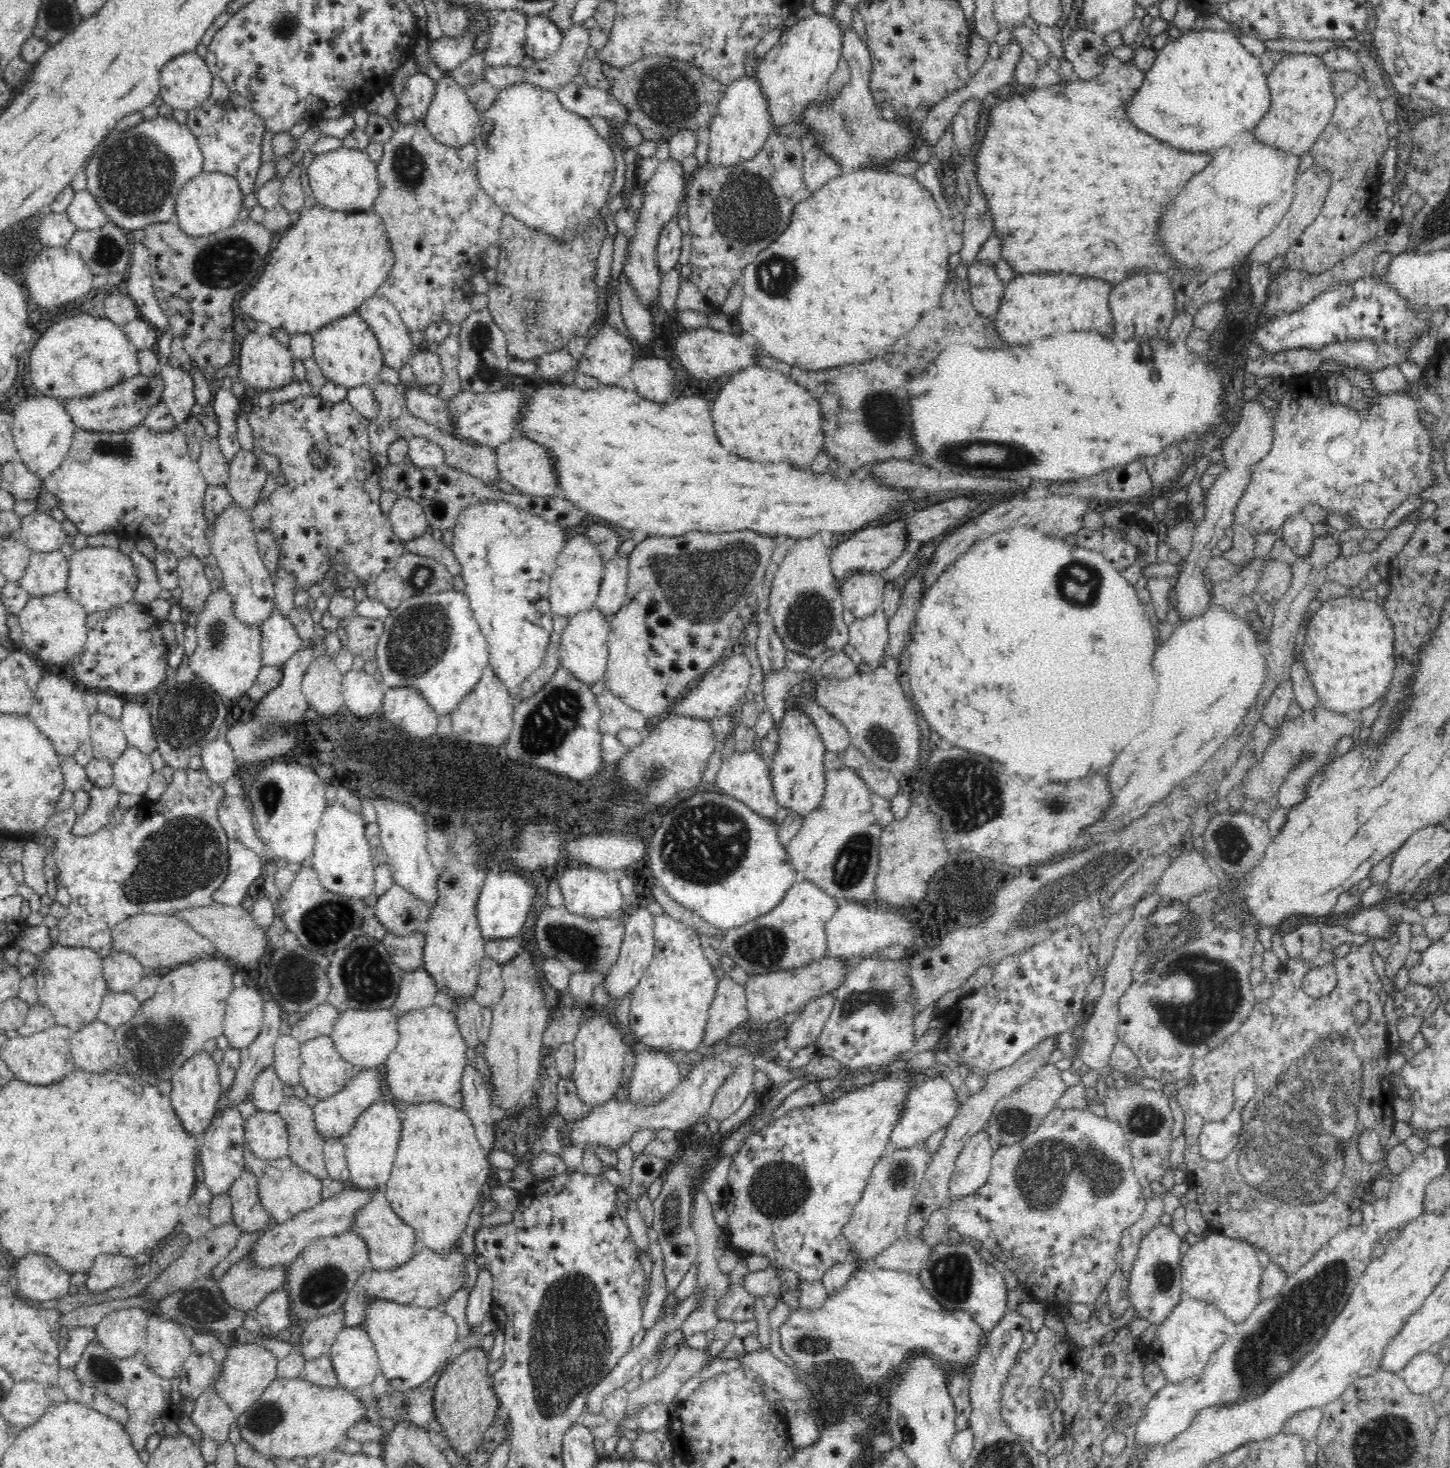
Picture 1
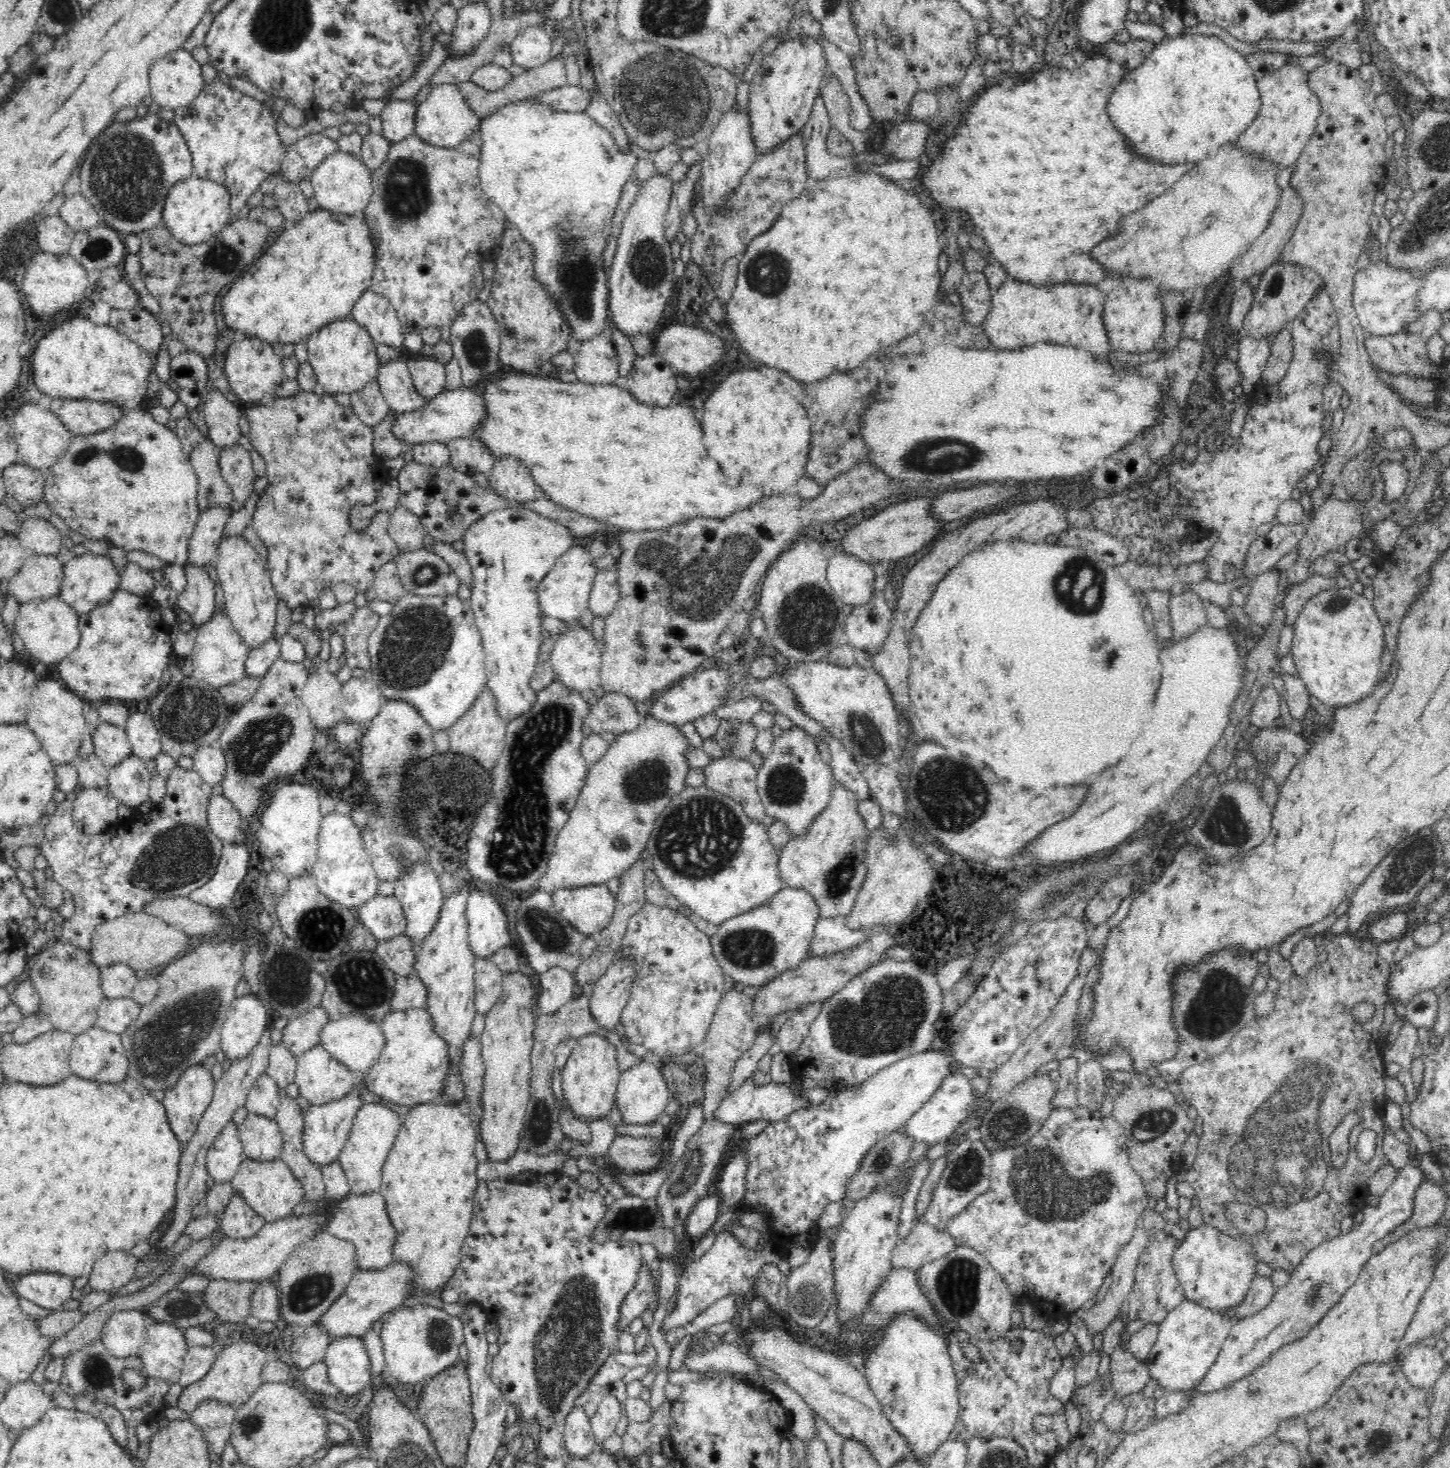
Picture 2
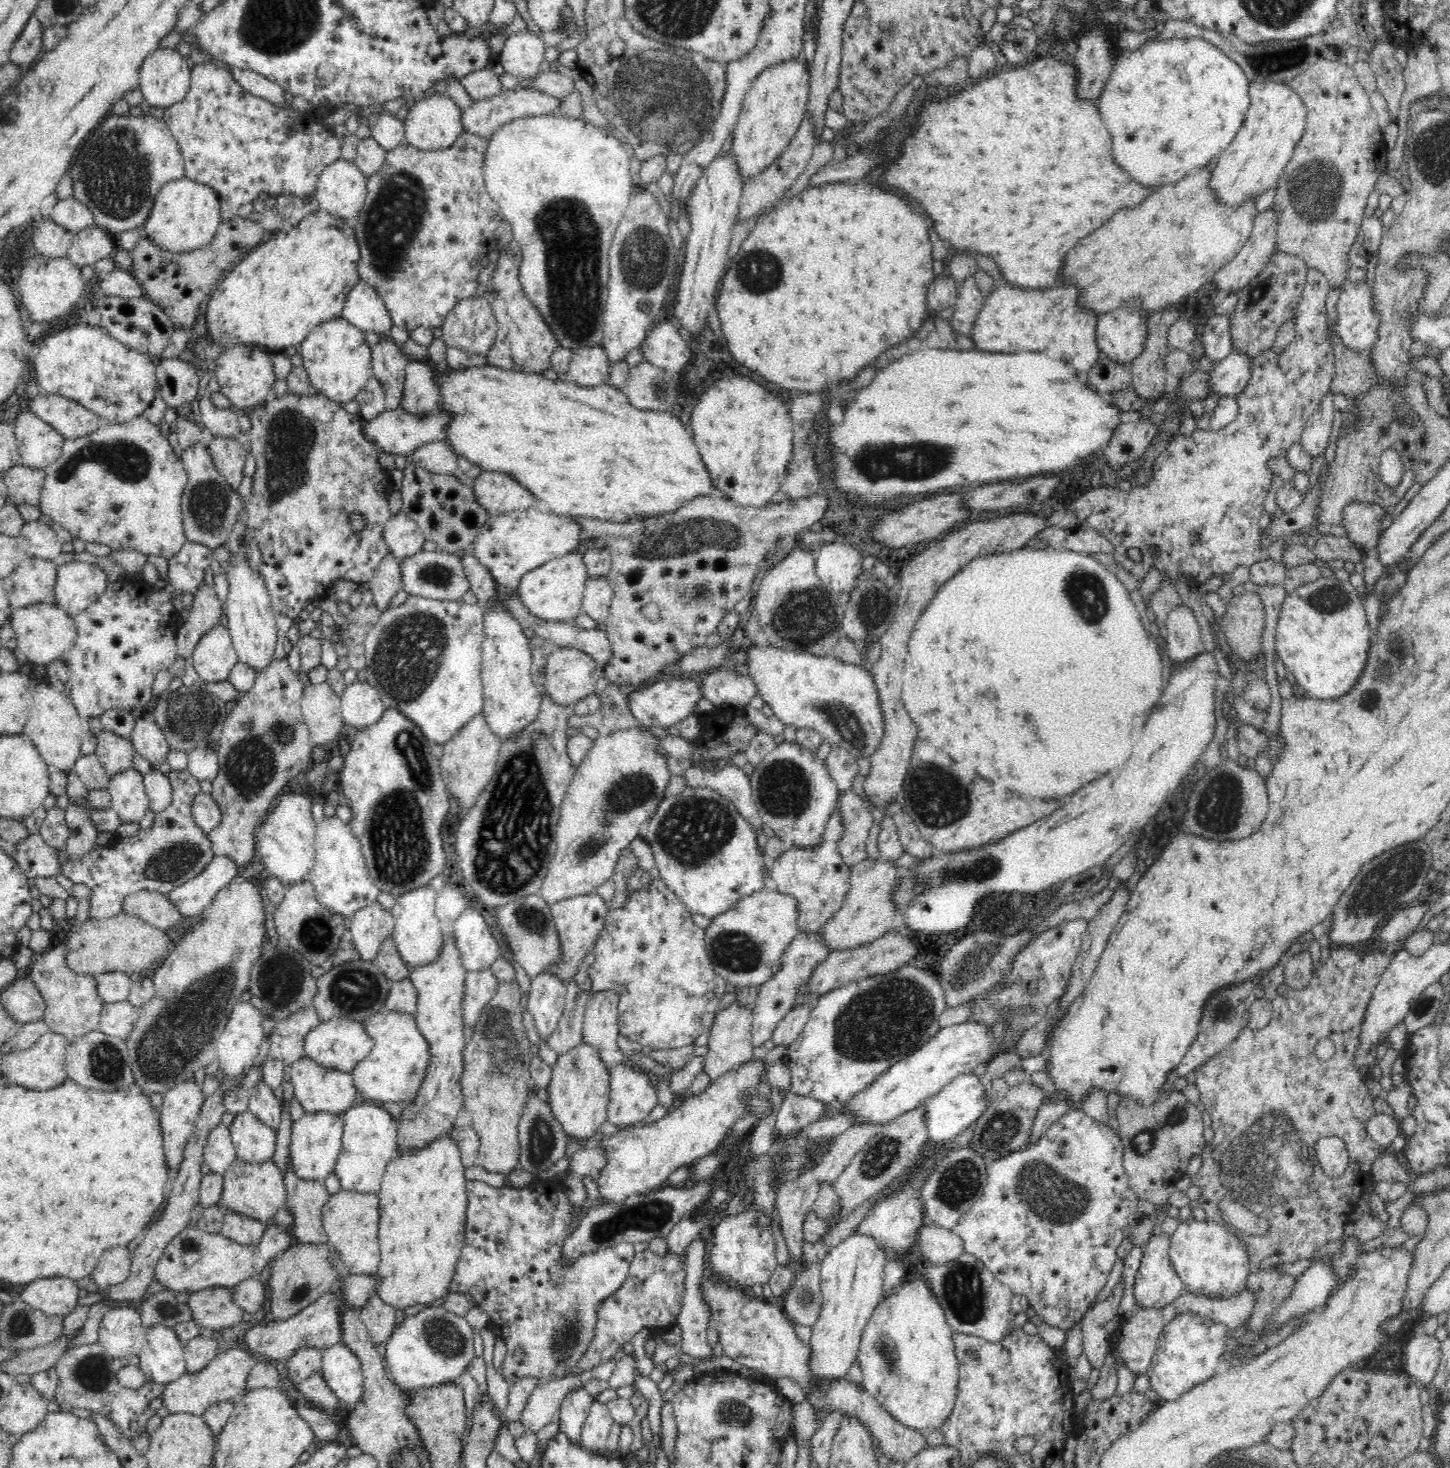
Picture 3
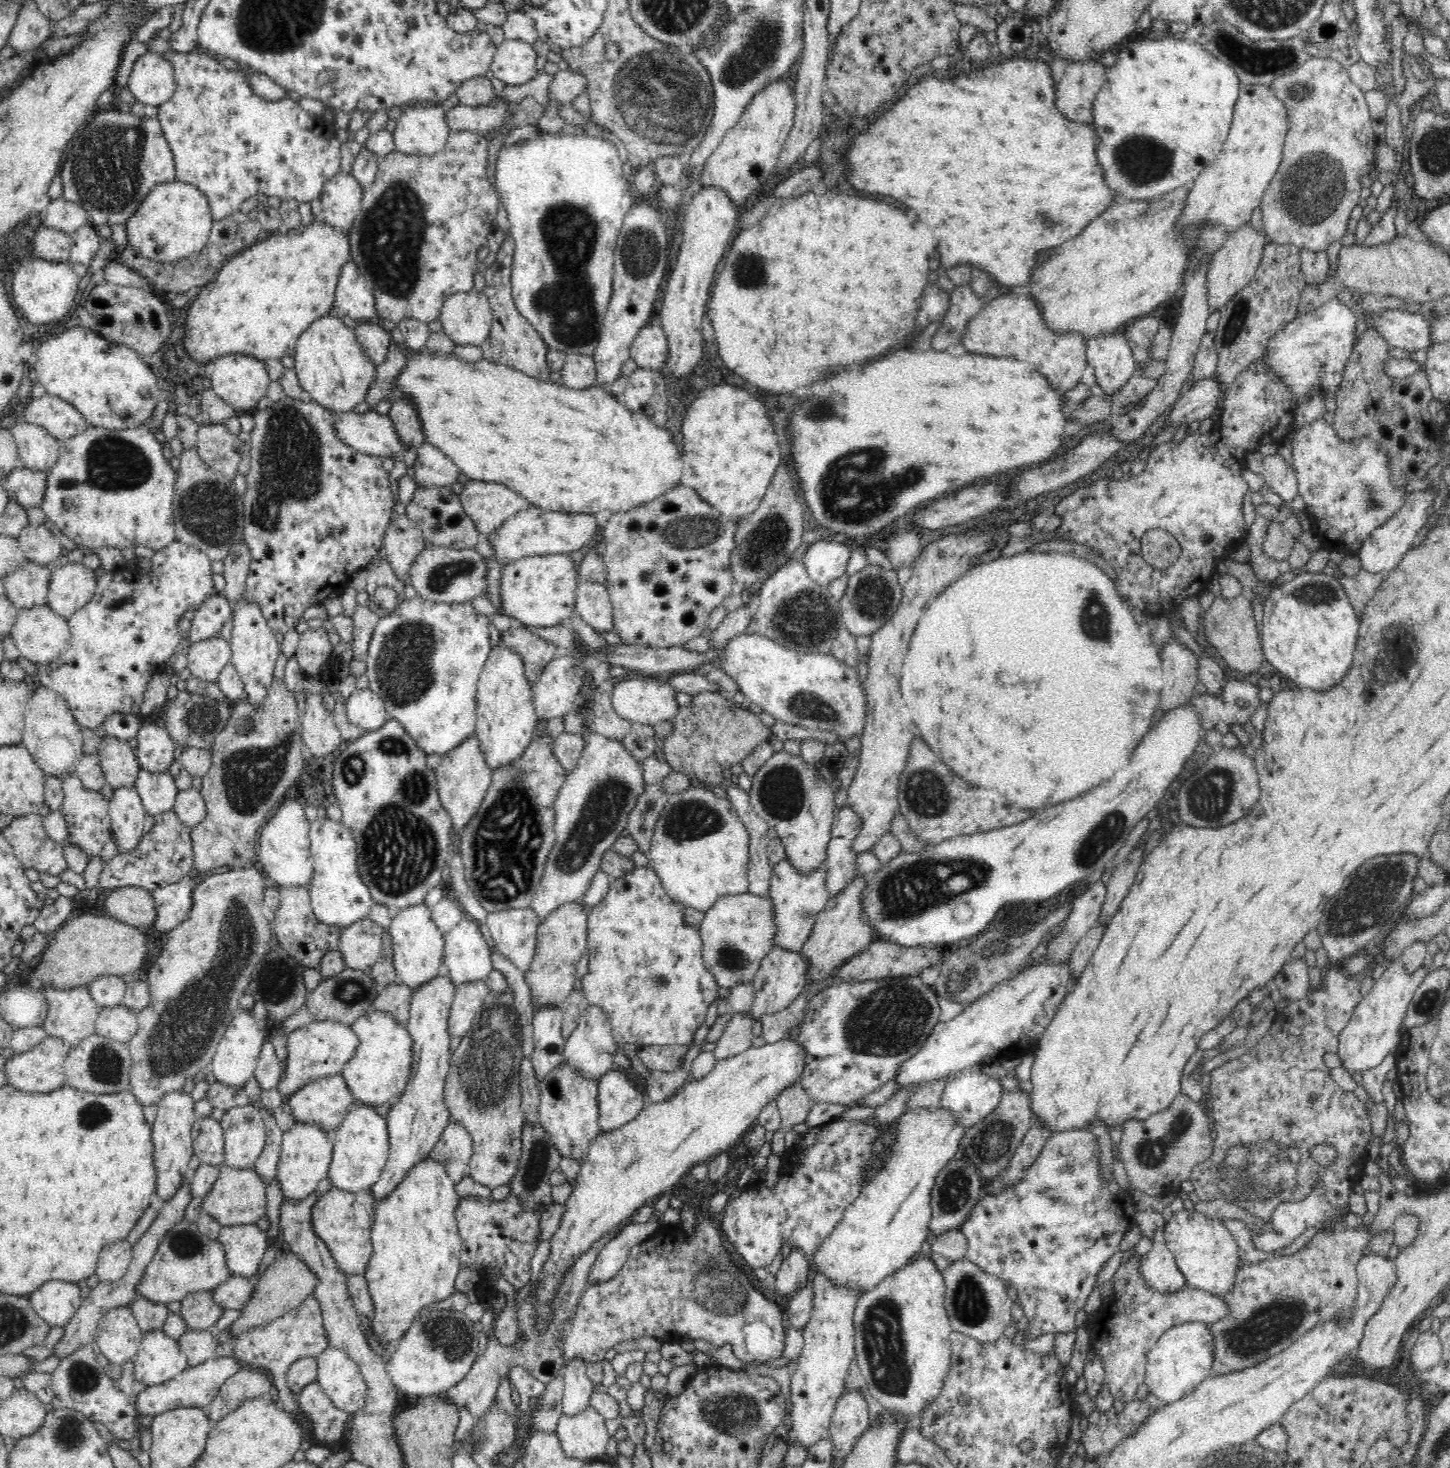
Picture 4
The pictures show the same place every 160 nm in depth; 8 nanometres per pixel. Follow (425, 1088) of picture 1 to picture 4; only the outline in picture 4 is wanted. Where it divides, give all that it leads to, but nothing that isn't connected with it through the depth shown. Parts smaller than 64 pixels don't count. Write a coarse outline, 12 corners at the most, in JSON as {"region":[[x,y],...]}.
{"region":[[374,1010],[350,1027],[360,1039],[341,1075],[356,1102],[402,1096],[412,1037]]}

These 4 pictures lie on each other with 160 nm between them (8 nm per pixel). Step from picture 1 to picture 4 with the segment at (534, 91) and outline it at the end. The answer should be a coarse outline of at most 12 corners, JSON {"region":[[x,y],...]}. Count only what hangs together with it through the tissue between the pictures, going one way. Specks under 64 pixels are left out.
{"region":[[604,134],[498,153],[512,297],[594,354],[632,206]]}

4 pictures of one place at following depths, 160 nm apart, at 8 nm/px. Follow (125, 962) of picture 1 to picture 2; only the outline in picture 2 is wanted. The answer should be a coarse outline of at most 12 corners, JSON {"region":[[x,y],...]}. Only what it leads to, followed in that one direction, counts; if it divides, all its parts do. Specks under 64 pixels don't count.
{"region":[[124,963],[100,968],[104,998],[128,997],[136,982]]}

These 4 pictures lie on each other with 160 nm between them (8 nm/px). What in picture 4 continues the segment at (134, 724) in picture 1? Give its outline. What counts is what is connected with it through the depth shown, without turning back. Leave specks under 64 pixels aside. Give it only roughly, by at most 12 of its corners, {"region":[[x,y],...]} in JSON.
{"region":[[162,724],[141,726],[140,768],[168,772],[177,745]]}

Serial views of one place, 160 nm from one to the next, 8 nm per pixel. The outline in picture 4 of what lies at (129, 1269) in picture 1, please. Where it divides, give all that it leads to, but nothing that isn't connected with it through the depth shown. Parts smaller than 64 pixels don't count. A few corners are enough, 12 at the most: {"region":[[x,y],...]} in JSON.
{"region":[[118,1240],[104,1247],[95,1274],[111,1283],[126,1275],[133,1245]]}

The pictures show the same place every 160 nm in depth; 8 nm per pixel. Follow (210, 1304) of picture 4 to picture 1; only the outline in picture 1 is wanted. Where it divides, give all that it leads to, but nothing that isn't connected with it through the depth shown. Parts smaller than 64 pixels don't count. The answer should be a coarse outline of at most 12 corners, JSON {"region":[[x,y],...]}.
{"region":[[245,1258],[218,1280],[236,1312],[254,1312],[285,1288],[286,1268],[255,1268]]}

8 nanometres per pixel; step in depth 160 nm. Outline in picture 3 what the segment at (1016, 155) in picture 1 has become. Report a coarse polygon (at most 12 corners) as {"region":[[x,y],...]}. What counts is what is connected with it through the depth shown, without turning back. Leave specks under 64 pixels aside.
{"region":[[1076,67],[930,102],[884,182],[1002,282],[1152,188]]}

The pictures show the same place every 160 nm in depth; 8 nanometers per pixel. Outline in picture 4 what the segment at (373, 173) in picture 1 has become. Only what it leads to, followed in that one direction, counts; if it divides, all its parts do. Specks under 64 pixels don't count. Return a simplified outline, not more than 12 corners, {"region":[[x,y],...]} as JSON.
{"region":[[338,171],[319,196],[324,222],[348,233],[362,186]]}

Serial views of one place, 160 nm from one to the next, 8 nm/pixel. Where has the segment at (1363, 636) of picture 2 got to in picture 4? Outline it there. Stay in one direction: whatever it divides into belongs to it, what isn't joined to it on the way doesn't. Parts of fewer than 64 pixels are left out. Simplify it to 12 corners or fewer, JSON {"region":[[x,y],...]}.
{"region":[[1302,573],[1263,604],[1269,668],[1340,684],[1360,619],[1334,574]]}

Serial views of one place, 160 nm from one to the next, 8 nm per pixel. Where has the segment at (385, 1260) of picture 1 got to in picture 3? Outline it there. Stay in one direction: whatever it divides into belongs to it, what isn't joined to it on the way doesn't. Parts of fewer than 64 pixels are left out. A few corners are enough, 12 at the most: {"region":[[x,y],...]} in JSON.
{"region":[[340,1190],[323,1228],[345,1273],[379,1270],[379,1197]]}

